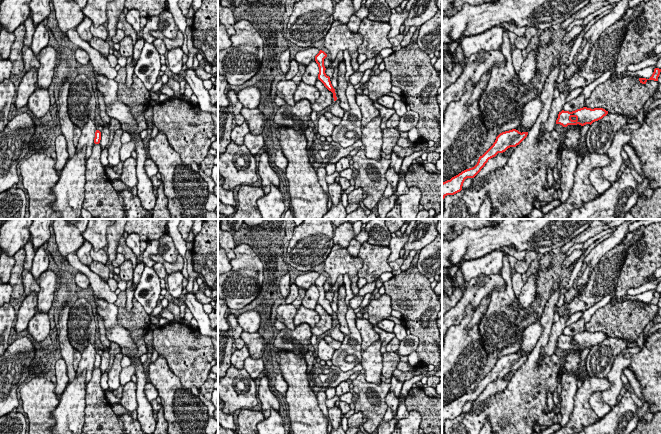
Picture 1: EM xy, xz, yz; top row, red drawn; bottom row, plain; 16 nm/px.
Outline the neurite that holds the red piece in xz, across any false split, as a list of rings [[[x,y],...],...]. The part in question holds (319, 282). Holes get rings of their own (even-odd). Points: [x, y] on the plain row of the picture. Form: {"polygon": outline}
{"polygon": [[[320,274],[319,277],[315,280],[315,285],[319,291],[318,303],[324,308],[324,310],[333,317],[334,325],[337,324],[335,313],[333,312],[330,301],[325,297],[324,283],[327,281],[327,278]]]}

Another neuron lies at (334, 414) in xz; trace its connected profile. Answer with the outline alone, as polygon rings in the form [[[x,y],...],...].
[[[334,405],[332,408],[328,408],[328,418],[333,429],[337,429],[341,425],[341,415],[342,412],[338,406]]]

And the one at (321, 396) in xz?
[[[320,391],[317,394],[317,400],[318,400],[319,408],[321,409],[322,413],[327,418],[327,420],[329,421],[329,418],[328,418],[328,408],[327,408],[326,403],[325,403],[326,399],[327,399],[327,397],[326,397],[325,392]]]

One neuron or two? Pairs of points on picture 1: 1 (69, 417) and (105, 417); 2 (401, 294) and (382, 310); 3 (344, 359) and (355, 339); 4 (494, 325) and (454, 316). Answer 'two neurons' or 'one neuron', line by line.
1: two neurons
2: two neurons
3: one neuron
4: two neurons

